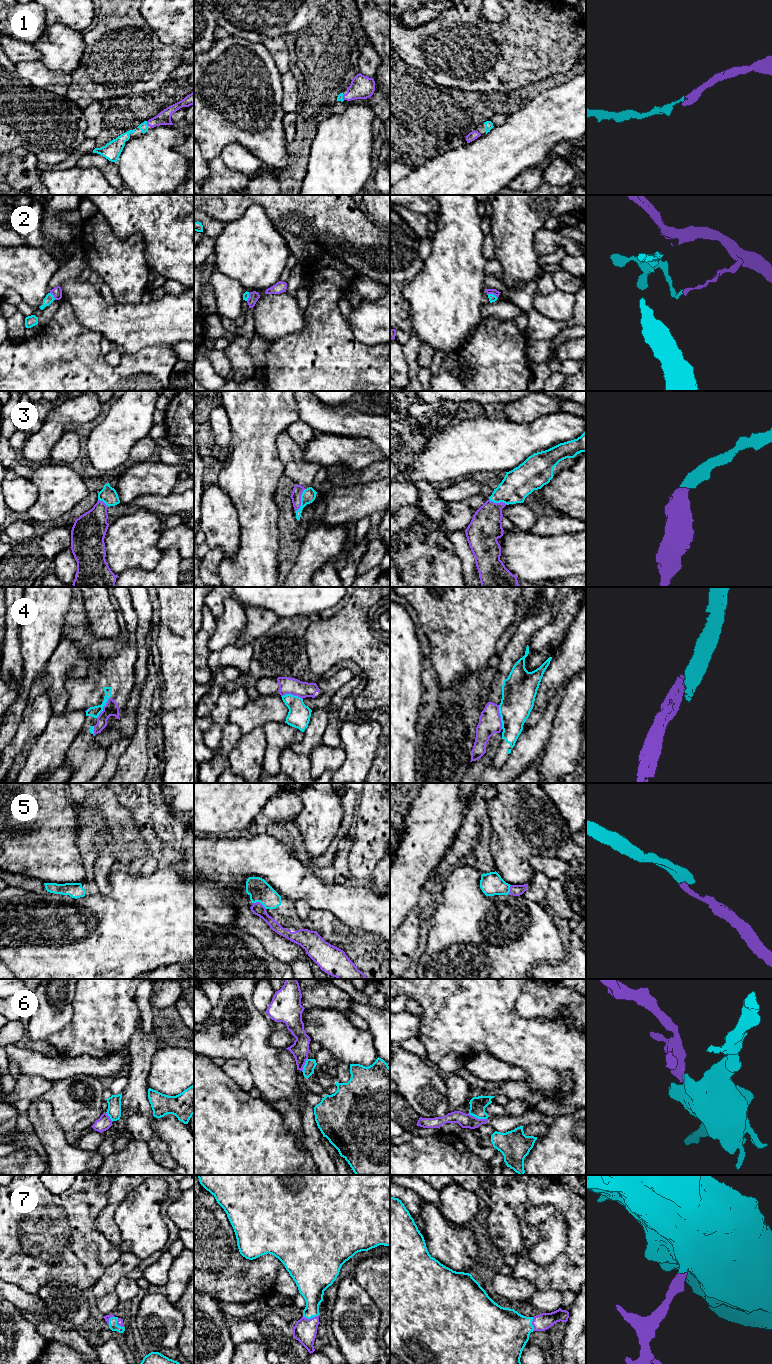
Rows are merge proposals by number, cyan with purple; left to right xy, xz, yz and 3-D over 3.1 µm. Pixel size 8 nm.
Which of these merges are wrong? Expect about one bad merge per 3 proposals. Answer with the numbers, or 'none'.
2, 4, 6

